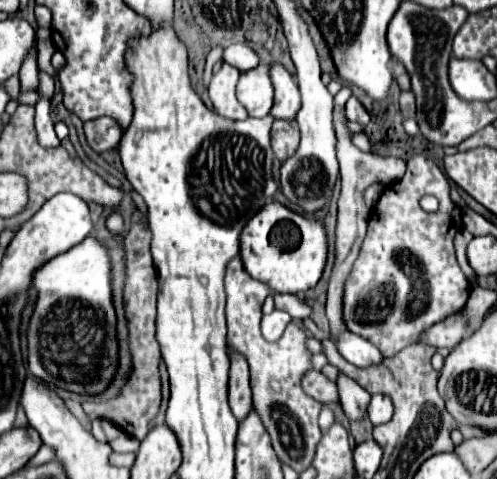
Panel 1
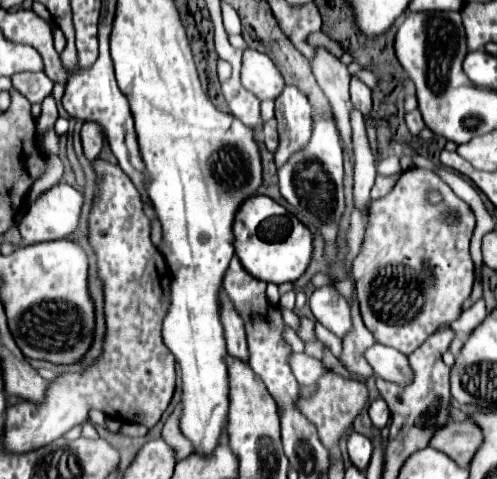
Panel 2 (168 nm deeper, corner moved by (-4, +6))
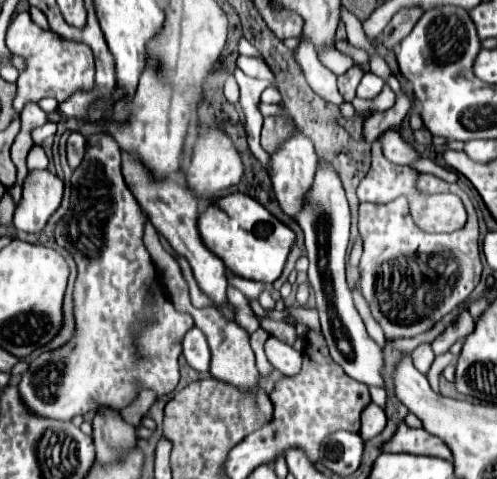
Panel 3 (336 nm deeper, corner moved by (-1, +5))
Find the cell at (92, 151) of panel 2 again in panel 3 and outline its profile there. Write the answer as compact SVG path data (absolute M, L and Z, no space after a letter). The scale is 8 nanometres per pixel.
M73 131L67 139L67 163L71 169L75 169L85 155L85 137L77 131Z

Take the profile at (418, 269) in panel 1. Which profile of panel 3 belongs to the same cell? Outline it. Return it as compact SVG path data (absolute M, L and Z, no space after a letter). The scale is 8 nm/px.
M427 173L419 177L417 187L425 193L459 195L467 209L467 223L459 231L433 235L413 225L405 197L397 197L385 205L359 205L359 233L363 237L363 257L359 263L361 293L387 339L415 337L429 331L469 297L481 277L477 213L469 197L459 185Z

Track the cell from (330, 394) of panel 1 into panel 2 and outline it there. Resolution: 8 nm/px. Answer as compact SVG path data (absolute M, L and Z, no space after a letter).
M292 354L292 372L302 386L316 386L326 374L326 366L308 354Z

